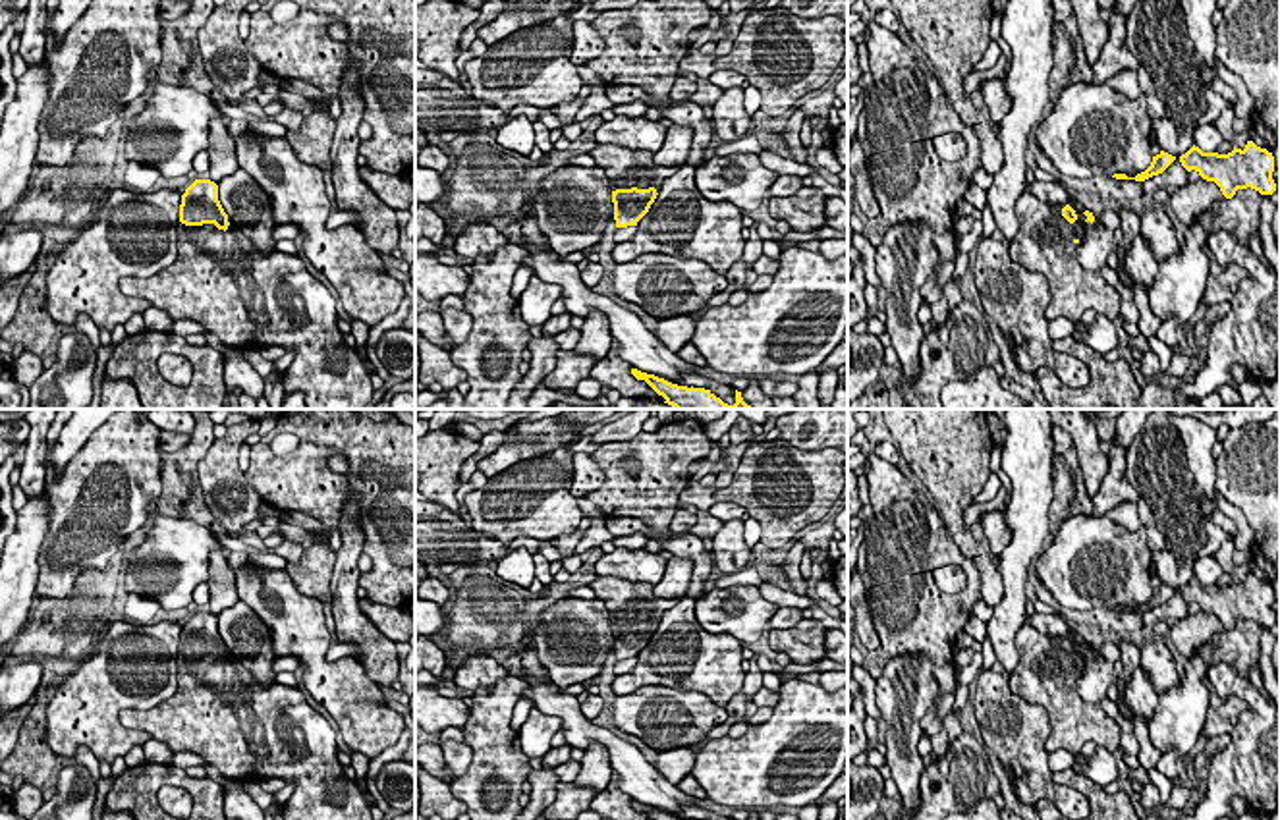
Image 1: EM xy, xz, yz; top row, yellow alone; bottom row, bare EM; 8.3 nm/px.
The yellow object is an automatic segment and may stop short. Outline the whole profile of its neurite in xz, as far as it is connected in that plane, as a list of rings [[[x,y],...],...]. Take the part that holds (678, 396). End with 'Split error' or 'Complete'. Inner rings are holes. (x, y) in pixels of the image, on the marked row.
[[[631,369],[631,374],[637,380],[645,380],[658,396],[662,396],[674,409],[753,409],[741,397],[741,392],[736,390],[736,403],[728,405],[720,397],[716,397],[710,390],[705,388],[687,388],[672,384],[654,374],[641,372]]]. Complete

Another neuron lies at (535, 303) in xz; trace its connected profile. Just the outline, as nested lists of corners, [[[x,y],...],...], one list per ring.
[[[533,276],[527,289],[519,297],[519,313],[525,324],[543,326],[550,316],[552,305],[562,297],[558,284],[546,284]]]

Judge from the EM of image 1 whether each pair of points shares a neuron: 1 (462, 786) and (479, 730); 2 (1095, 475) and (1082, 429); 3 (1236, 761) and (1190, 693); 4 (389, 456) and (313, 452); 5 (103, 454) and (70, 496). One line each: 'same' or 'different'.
1: same
2: same
3: different
4: same
5: same

